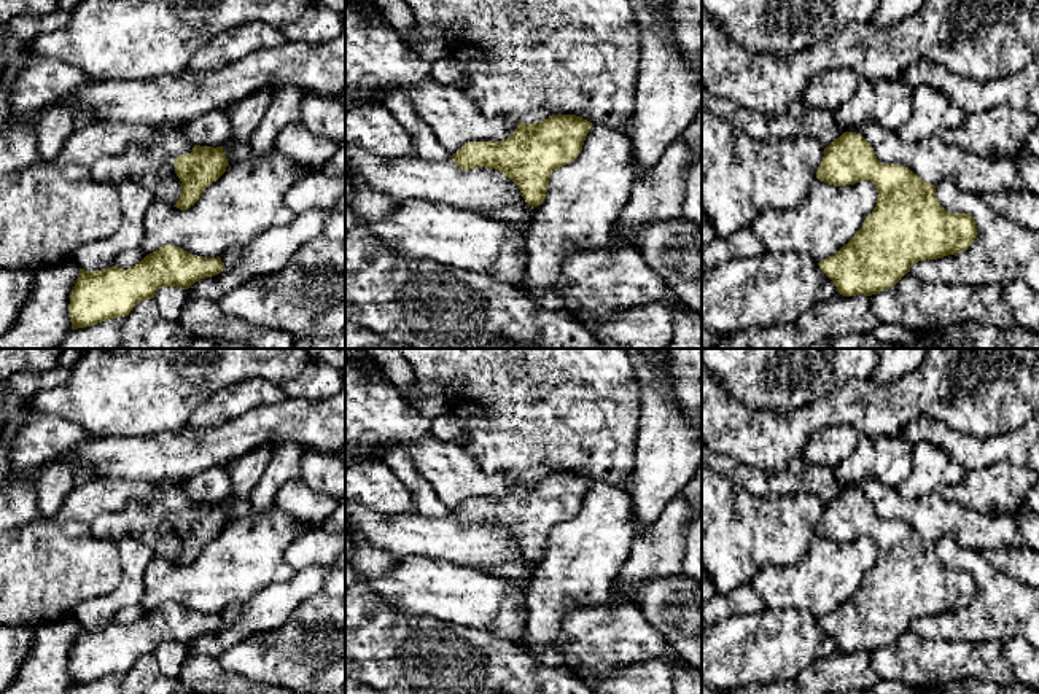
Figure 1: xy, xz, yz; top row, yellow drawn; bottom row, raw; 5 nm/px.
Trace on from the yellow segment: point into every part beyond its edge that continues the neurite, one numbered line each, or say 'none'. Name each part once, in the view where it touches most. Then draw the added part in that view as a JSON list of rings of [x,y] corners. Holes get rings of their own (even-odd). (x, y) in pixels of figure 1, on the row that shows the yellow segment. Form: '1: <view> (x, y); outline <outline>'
none

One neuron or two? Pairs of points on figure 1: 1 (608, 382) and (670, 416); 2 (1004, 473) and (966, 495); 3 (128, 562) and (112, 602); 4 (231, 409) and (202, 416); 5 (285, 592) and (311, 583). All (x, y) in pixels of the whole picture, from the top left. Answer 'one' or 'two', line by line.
1: two
2: one
3: one
4: one
5: one

